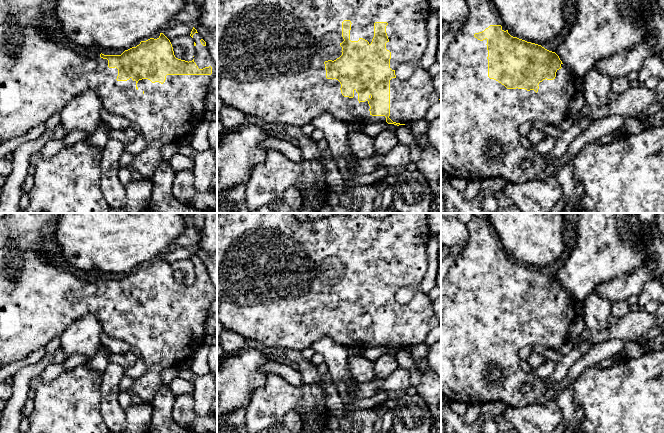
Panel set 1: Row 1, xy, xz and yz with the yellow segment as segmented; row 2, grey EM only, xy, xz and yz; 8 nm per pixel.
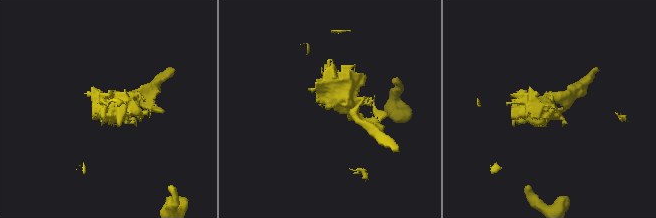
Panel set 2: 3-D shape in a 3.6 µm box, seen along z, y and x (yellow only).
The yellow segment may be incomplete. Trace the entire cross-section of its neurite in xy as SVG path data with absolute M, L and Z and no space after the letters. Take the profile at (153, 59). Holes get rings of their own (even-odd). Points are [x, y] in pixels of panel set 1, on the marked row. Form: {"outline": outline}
{"outline": "M0 0L0 145L5 141L24 135L26 132L39 125L44 125L48 118L53 114L59 113L74 97L80 95L84 91L95 91L101 98L102 107L109 113L118 115L128 119L130 122L136 123L143 135L146 148L143 152L134 156L131 163L131 171L139 173L141 178L152 179L156 168L162 163L162 148L170 143L180 142L184 137L194 131L200 121L203 120L204 114L207 111L205 100L208 95L208 88L212 78L217 74L217 65L213 62L206 42L198 34L193 27L190 36L194 39L196 48L192 61L185 61L175 57L170 40L163 34L157 39L150 38L146 41L141 41L136 47L125 50L121 55L104 55L100 53L92 54L91 56L83 56L69 49L65 42L56 42L44 30L44 26L40 20L43 14L43 5L48 0Z"}

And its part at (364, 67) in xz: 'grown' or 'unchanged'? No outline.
grown

